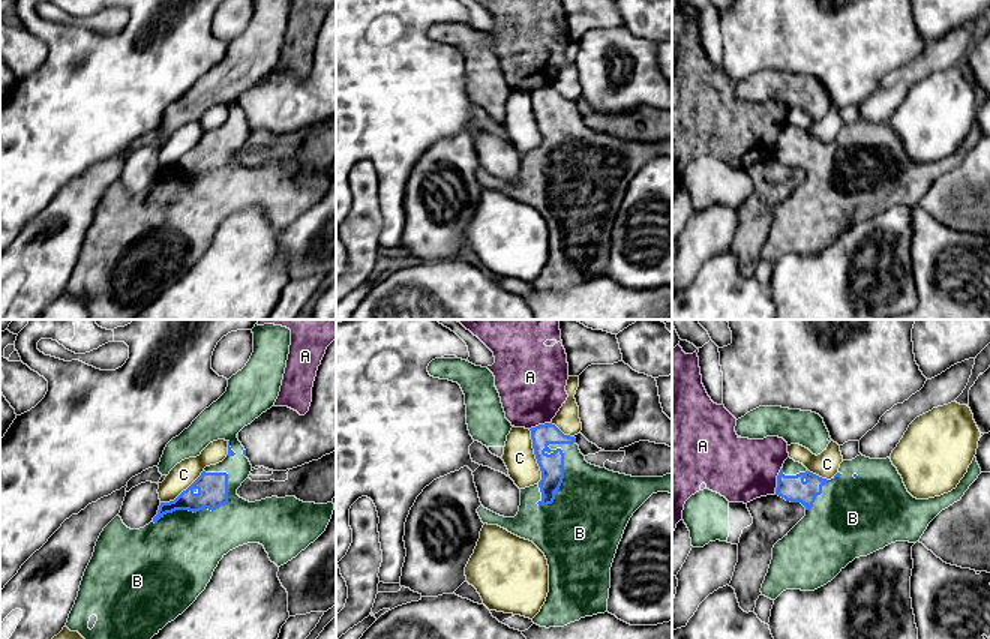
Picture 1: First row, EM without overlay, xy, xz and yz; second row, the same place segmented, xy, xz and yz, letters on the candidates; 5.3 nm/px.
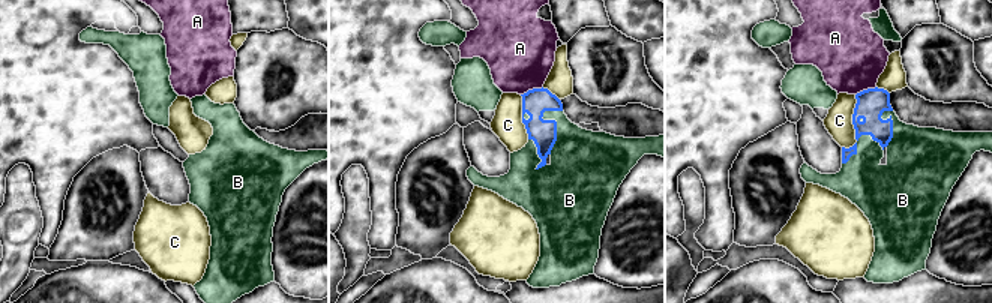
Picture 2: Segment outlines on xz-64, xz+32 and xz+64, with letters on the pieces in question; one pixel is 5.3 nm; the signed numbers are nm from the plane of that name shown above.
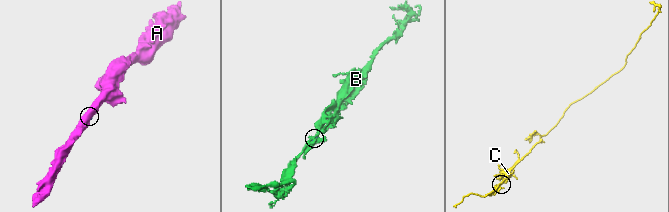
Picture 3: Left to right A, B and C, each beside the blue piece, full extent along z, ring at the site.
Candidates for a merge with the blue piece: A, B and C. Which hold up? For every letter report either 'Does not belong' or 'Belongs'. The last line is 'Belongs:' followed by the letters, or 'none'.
A: Does not belong
B: Belongs
C: Does not belong
Belongs: B

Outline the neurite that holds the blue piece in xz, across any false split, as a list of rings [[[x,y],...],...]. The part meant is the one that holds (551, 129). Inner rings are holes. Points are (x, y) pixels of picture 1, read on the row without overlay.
[[[555,88],[531,92],[532,112],[542,135],[542,144],[520,153],[520,170],[514,182],[500,180],[483,170],[477,177],[483,188],[498,189],[508,196],[532,206],[546,220],[549,230],[549,256],[532,286],[540,291],[564,291],[585,280],[608,276],[610,231],[633,177],[657,156],[672,158],[672,136],[663,141],[632,141],[591,129],[580,117],[576,102],[564,99]]]

